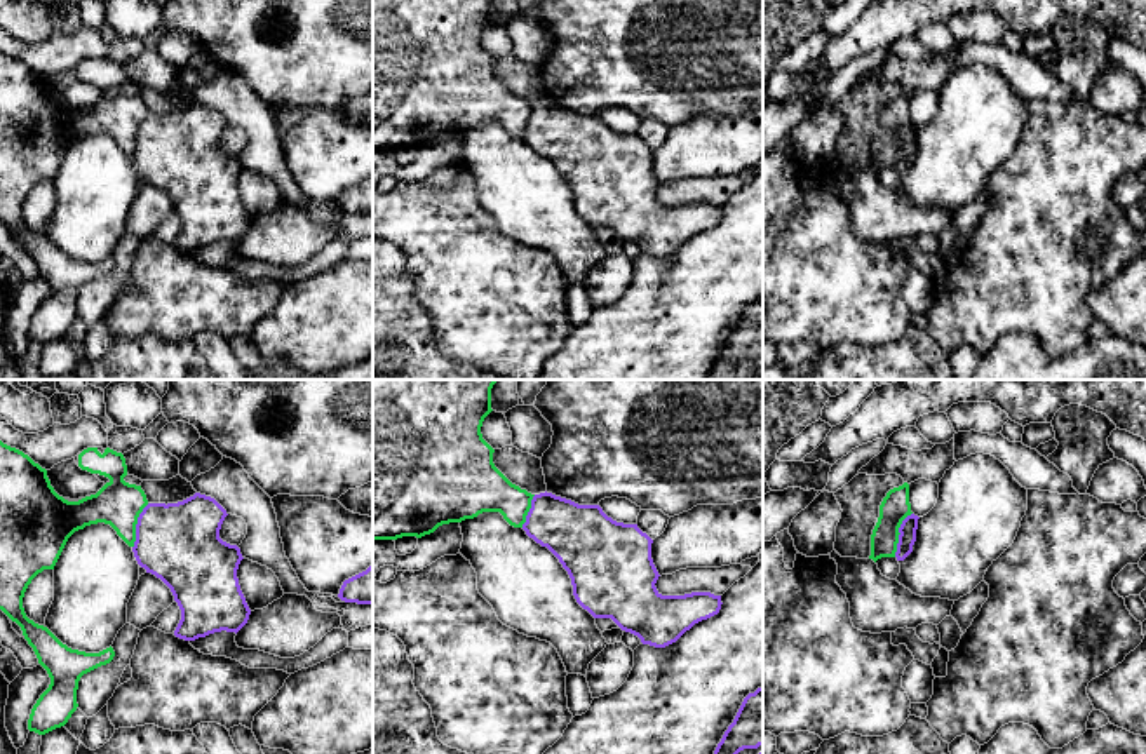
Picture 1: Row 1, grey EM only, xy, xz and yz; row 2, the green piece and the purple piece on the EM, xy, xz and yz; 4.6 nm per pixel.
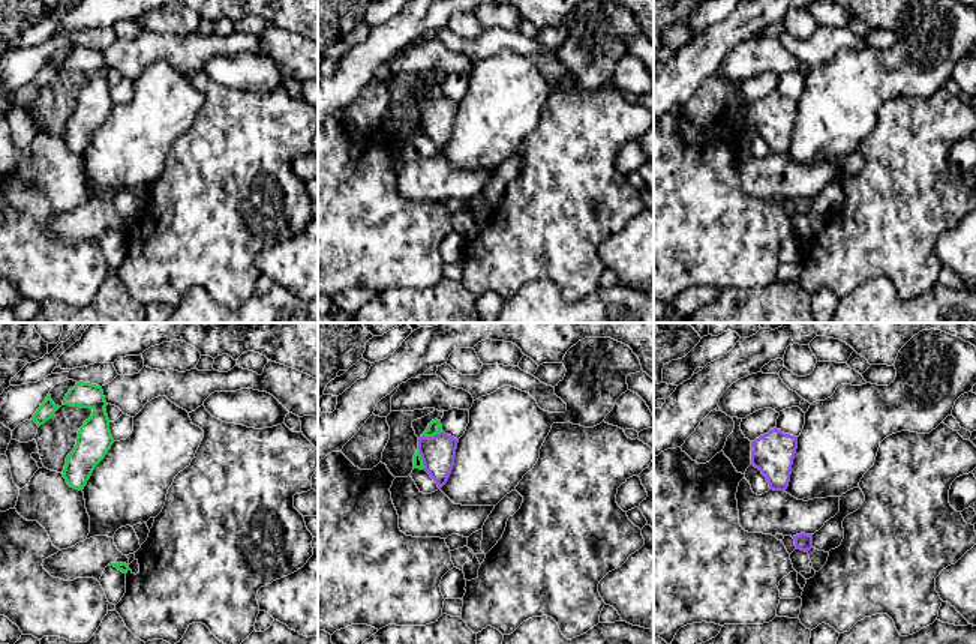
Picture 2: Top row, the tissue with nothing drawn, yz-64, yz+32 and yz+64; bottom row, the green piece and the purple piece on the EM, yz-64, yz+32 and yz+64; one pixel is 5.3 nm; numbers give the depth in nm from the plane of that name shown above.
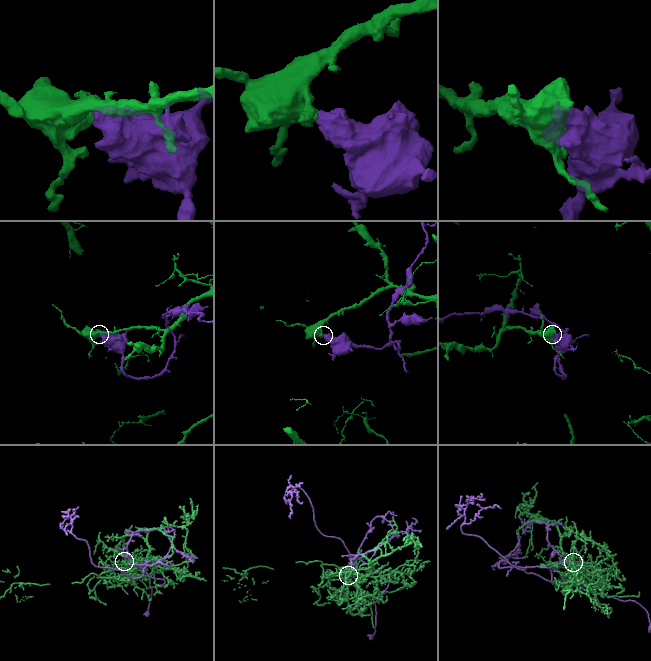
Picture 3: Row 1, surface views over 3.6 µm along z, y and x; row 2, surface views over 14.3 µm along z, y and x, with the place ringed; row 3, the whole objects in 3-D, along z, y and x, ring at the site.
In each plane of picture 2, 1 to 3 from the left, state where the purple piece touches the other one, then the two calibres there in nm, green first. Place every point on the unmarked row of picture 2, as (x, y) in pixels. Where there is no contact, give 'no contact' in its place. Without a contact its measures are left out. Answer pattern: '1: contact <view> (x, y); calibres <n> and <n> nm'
1: no contact
2: contact yz+32 (432, 99); calibres 70 and 180 nm
3: no contact

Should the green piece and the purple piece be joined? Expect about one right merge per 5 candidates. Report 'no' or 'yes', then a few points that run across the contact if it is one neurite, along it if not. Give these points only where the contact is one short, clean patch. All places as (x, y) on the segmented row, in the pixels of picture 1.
no

